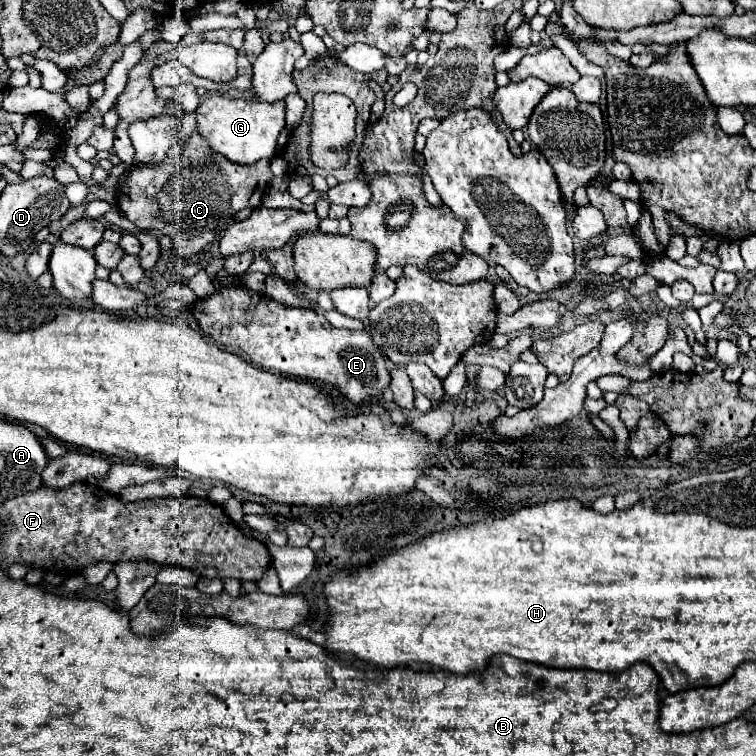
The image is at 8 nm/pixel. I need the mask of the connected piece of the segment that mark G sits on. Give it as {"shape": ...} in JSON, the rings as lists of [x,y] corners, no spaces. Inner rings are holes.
{"shape":[[[210,96],[204,98],[196,110],[196,132],[208,142],[214,154],[228,158],[234,164],[254,164],[262,158],[274,158],[276,138],[286,126],[284,122],[284,102],[244,102],[230,96]]]}

